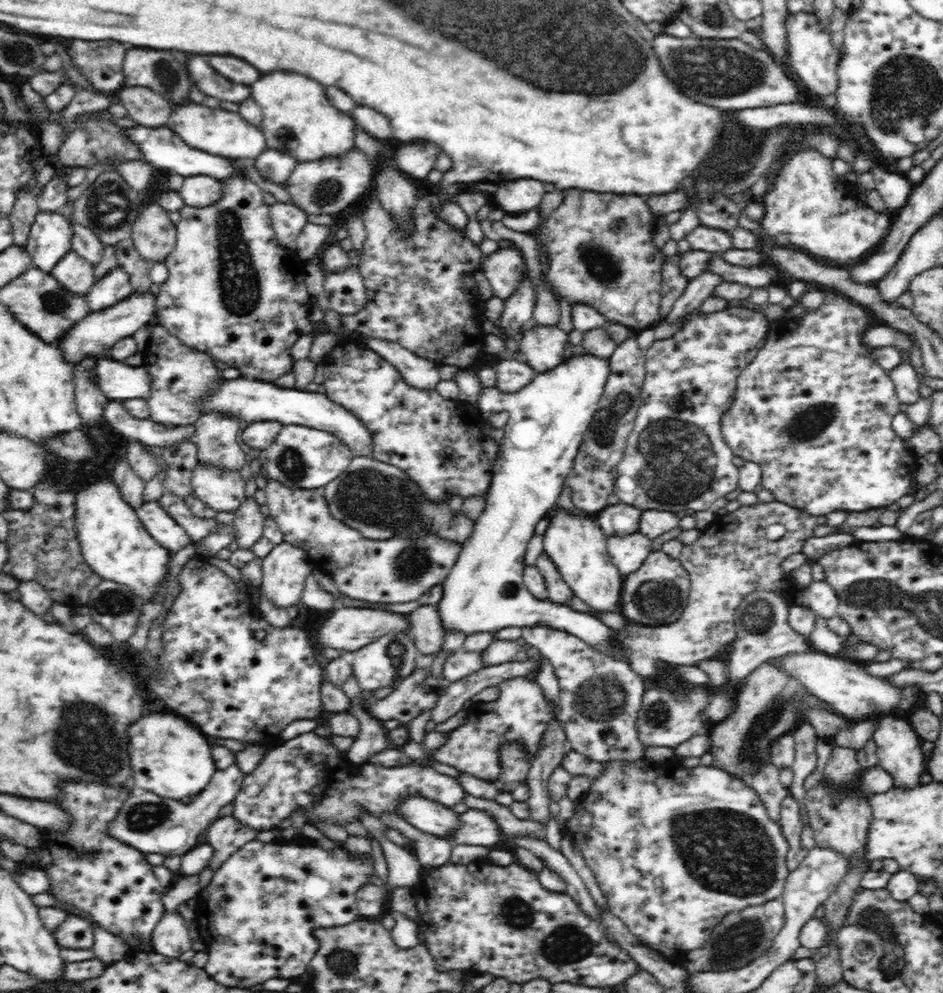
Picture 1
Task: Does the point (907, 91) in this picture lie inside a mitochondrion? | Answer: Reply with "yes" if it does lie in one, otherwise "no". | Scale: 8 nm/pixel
yes

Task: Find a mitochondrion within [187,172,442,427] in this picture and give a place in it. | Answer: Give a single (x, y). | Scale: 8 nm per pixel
(238, 285)

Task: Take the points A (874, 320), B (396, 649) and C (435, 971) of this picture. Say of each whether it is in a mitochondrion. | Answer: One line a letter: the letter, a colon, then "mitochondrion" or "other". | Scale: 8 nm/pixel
A: other
B: mitochondrion
C: other

